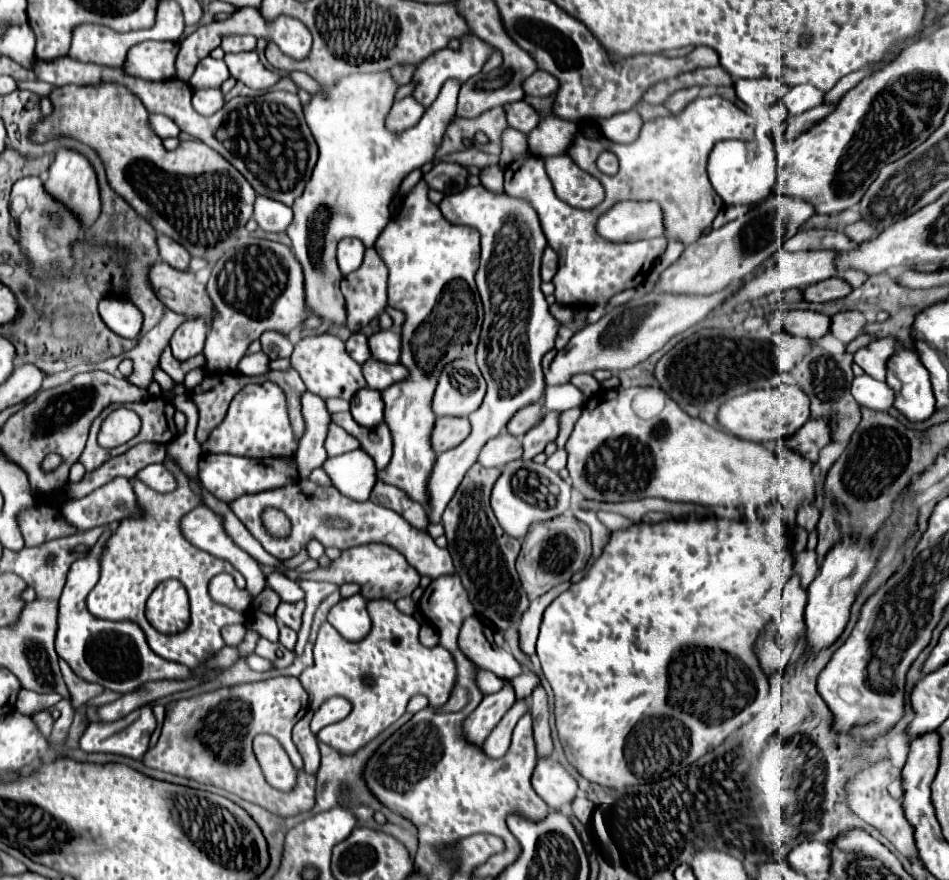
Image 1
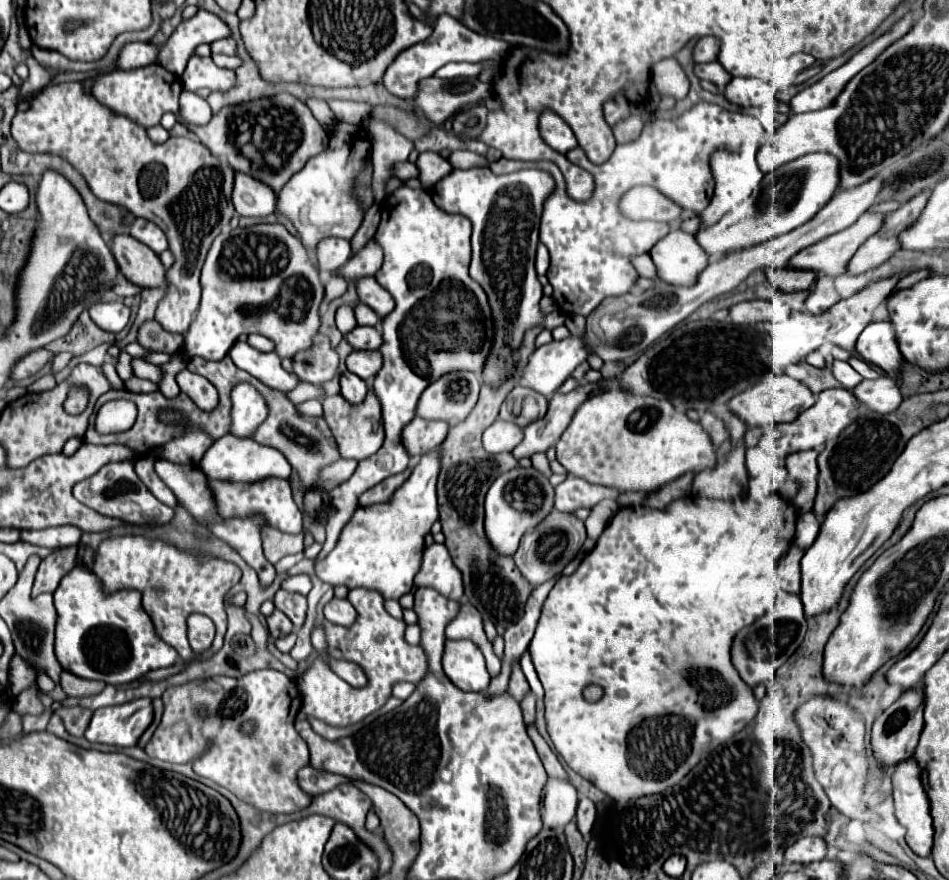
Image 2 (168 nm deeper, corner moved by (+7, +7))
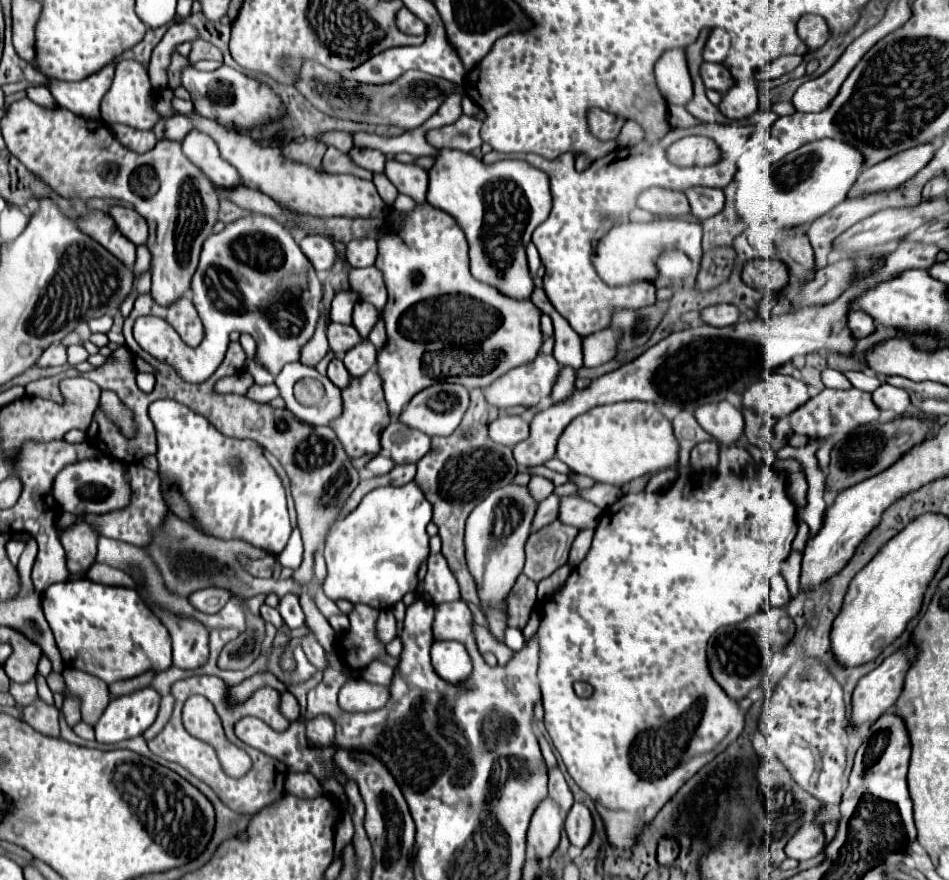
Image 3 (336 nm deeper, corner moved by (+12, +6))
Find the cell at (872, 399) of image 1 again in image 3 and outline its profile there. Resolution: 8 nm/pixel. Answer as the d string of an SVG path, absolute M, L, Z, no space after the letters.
M888 383L880 385L880 387L872 393L872 399L874 399L876 405L880 407L881 422L887 422L902 415L902 413L910 407L910 395L908 395L904 389L892 387L892 385L888 385Z

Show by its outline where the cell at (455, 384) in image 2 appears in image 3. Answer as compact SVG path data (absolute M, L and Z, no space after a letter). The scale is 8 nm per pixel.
M436 383L420 391L418 395L414 395L412 401L406 405L406 409L402 409L398 421L404 425L410 425L412 429L426 433L428 437L436 437L436 435L446 437L460 425L468 405L470 405L468 389L464 389L462 385L452 385L452 383Z

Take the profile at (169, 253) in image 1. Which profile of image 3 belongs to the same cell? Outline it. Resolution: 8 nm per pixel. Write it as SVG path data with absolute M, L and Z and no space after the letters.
M114 205L114 207L108 209L108 213L116 221L118 229L122 231L122 235L128 237L134 245L144 245L146 243L146 239L148 239L148 225L146 225L144 217L140 217L134 209Z

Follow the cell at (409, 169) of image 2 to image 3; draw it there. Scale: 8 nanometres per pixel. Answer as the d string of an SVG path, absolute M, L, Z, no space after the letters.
M352 147L350 149L350 159L358 165L358 167L364 167L372 173L382 173L384 171L384 161L386 157L376 151L376 149L360 149L360 147Z

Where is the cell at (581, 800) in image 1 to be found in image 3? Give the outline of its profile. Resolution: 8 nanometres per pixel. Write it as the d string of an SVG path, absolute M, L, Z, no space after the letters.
M574 803L568 817L566 817L566 835L570 839L570 845L586 847L592 837L592 815L582 803Z

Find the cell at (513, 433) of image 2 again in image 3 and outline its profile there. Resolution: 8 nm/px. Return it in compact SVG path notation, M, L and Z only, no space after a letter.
M520 415L498 417L490 425L490 437L492 437L492 441L508 445L508 447L524 441L528 435L530 435L528 423Z

